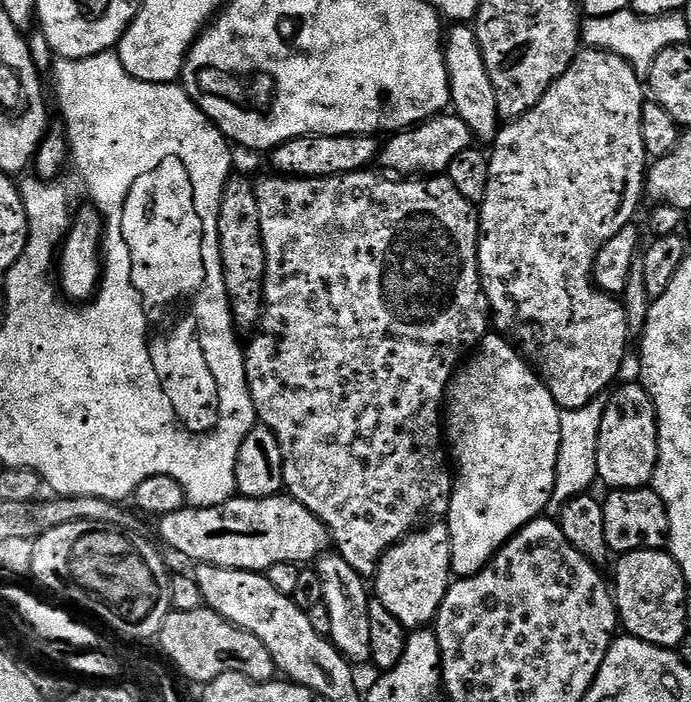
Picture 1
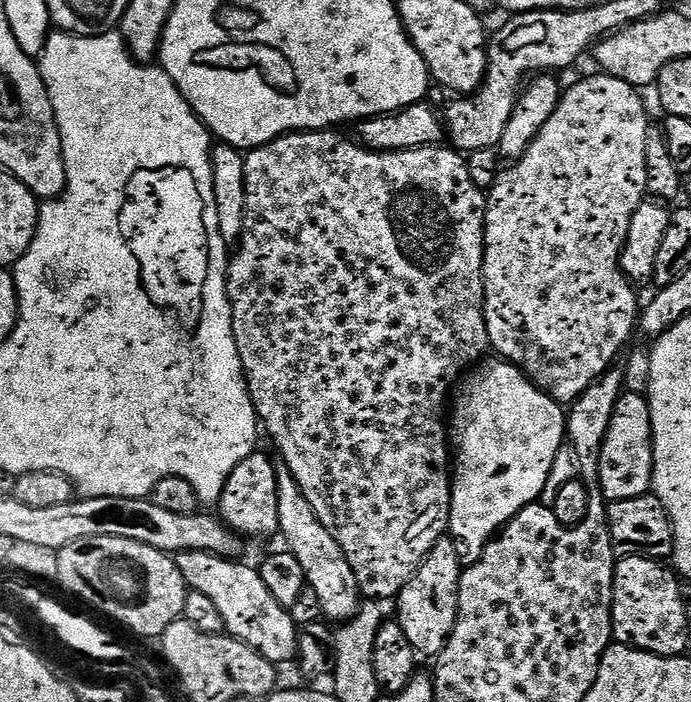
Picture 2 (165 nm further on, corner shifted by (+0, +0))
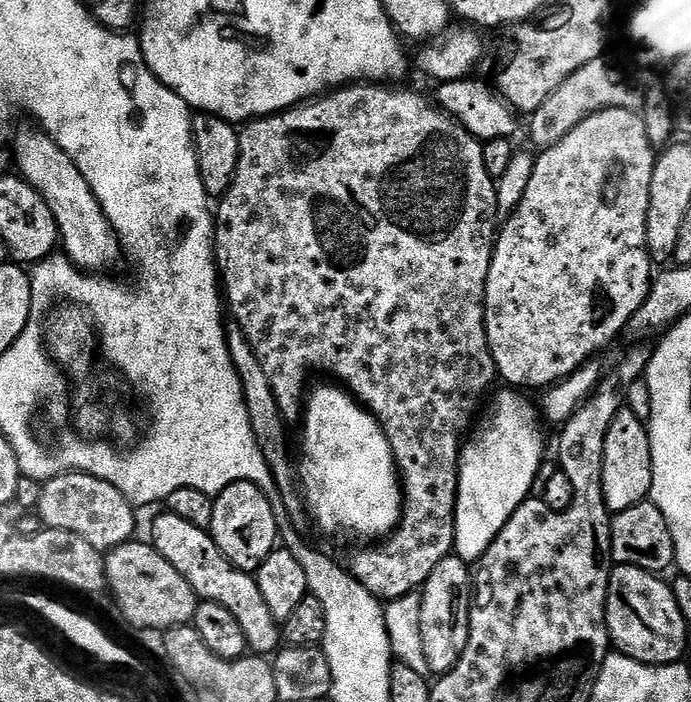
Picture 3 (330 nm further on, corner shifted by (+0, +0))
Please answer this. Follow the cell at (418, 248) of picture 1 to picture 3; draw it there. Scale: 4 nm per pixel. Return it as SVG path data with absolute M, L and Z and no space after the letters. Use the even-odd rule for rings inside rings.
M357 82L357 83L354 83L354 84L350 84L350 85L347 85L347 86L345 86L345 87L343 87L343 88L337 88L337 89L335 89L335 90L333 90L333 91L331 91L331 92L329 92L329 93L327 93L327 94L325 94L325 95L322 95L322 96L318 96L318 97L315 97L315 98L313 98L313 99L310 99L310 100L306 100L306 101L304 101L304 103L302 103L302 104L295 104L295 106L293 106L293 107L292 107L292 108L288 108L288 109L287 109L287 110L286 110L286 111L284 111L284 112L275 112L275 114L274 114L274 115L273 115L273 116L261 116L261 117L259 117L259 118L257 118L257 119L255 119L255 120L250 120L250 121L247 121L247 123L245 123L245 124L244 124L244 125L243 125L243 127L241 127L241 128L240 128L240 129L239 129L239 134L240 134L240 145L239 145L239 146L238 146L238 170L234 170L234 178L233 178L233 179L232 179L232 181L231 181L231 182L230 182L230 186L229 186L229 187L228 187L228 189L227 189L227 190L226 190L226 194L225 194L225 195L224 195L224 196L222 196L222 197L219 197L219 200L218 200L218 207L217 207L217 208L216 208L216 209L215 209L215 212L214 212L214 259L215 259L215 261L216 261L216 267L217 267L217 269L218 269L218 279L219 279L219 281L220 281L220 283L221 283L221 285L222 285L222 296L223 296L223 299L224 299L224 300L225 300L225 301L226 301L226 308L227 308L227 311L228 311L228 312L229 312L229 313L230 313L230 316L231 316L231 312L230 312L230 311L232 311L232 316L233 316L233 318L234 318L234 319L236 319L236 320L233 320L233 321L234 321L234 324L235 324L235 327L238 327L238 328L240 328L240 329L241 329L241 330L242 330L242 334L243 334L243 335L244 335L244 337L245 337L245 338L246 338L246 342L250 342L250 350L254 350L254 354L255 354L255 355L256 355L256 357L257 357L257 358L258 358L258 363L259 363L259 365L261 365L261 366L262 366L262 371L263 371L263 373L264 373L264 374L266 374L266 382L268 382L268 383L269 383L269 384L270 384L270 390L271 390L271 391L272 391L272 394L273 394L273 396L274 396L274 398L275 398L275 399L276 399L276 406L277 406L277 408L278 408L278 410L279 410L279 411L280 411L280 415L281 415L281 416L282 416L282 417L283 417L283 418L284 418L284 420L285 420L285 421L288 421L288 422L291 422L291 420L296 420L296 421L299 421L299 420L300 420L300 419L301 419L301 416L302 416L302 409L303 409L303 408L304 408L304 407L305 407L305 404L306 404L306 393L307 393L307 392L308 392L308 391L309 391L309 388L310 388L310 383L309 383L309 384L308 384L308 375L310 375L310 374L311 374L311 372L312 372L312 371L314 371L314 370L315 370L315 368L317 368L317 370L318 370L318 371L320 371L320 372L329 372L329 374L330 374L330 375L332 375L332 376L333 376L333 377L332 377L332 376L329 376L329 377L331 377L331 379L332 379L332 380L333 380L333 381L336 381L336 382L339 382L339 383L340 383L340 384L341 384L341 385L343 385L343 387L344 387L344 388L345 388L345 389L347 389L347 391L349 391L349 392L351 392L351 393L352 393L352 395L353 395L353 396L355 396L355 397L356 397L356 399L357 399L357 400L359 400L359 401L360 401L360 403L361 403L361 404L363 404L363 405L364 405L364 407L365 407L365 408L367 408L367 409L368 409L368 411L369 411L369 412L371 412L371 413L372 413L372 415L373 415L373 416L375 416L375 417L376 417L376 420L377 420L377 421L378 421L378 423L380 423L380 425L381 425L381 426L382 426L382 430L383 430L383 431L384 431L384 433L385 433L385 434L386 434L386 438L387 438L387 439L388 439L388 441L389 441L389 442L390 442L390 450L391 450L391 451L392 451L392 456L393 456L393 458L395 458L395 459L396 459L396 471L397 471L397 472L399 472L399 474L400 474L400 483L401 483L401 485L402 485L402 491L403 491L403 493L404 493L404 511L403 511L403 512L401 512L401 514L400 514L400 525L399 525L399 526L398 526L398 527L396 527L396 530L395 530L395 532L393 532L393 533L391 533L391 535L389 535L389 536L388 536L388 537L387 537L387 539L385 539L385 540L384 540L384 541L383 541L383 542L380 542L380 543L377 543L377 544L376 544L376 545L375 545L375 546L364 546L364 549L362 549L362 550L361 550L361 552L356 552L356 553L354 553L354 554L353 554L353 556L352 556L352 561L350 561L350 562L349 562L349 561L347 561L347 564L346 564L346 567L347 567L347 569L348 569L348 571L349 571L349 572L351 572L351 573L352 573L352 576L353 576L353 577L354 577L354 578L355 578L355 579L356 579L356 580L357 580L357 582L358 582L358 583L359 583L359 584L361 584L361 585L362 585L362 586L366 586L366 590L370 590L370 594L374 594L374 595L375 595L375 596L376 596L376 599L377 599L377 600L379 600L379 601L381 601L381 602L389 602L389 601L392 601L392 600L396 600L396 599L398 599L398 598L402 598L402 597L403 597L403 596L404 596L404 595L410 595L410 594L412 594L412 593L415 593L415 592L416 592L416 591L417 591L417 590L419 590L419 589L421 589L421 588L423 588L423 586L424 586L424 583L425 583L425 582L426 582L426 578L430 578L430 570L434 570L434 566L438 566L438 562L442 562L442 558L446 558L446 557L447 557L447 556L451 556L451 555L453 555L453 552L454 552L454 549L455 549L455 547L456 547L456 543L455 543L455 542L454 542L454 530L455 530L455 529L456 529L456 495L457 495L457 494L458 494L458 478L459 478L459 477L460 477L460 449L461 449L461 447L462 447L462 445L463 445L463 443L464 443L464 441L465 441L465 439L466 439L466 437L467 437L467 436L468 436L468 435L469 435L469 432L470 432L470 425L471 425L471 424L472 424L472 423L473 423L473 421L475 421L475 420L476 420L476 419L477 419L477 416L478 416L478 413L479 413L479 412L480 412L480 411L481 411L481 408L482 408L482 405L483 405L483 404L484 404L484 403L485 403L485 400L486 400L486 397L487 397L487 396L488 396L488 395L489 395L489 392L488 392L488 387L490 387L490 386L491 386L491 384L492 384L492 383L494 383L494 382L495 382L495 383L497 383L497 380L498 380L498 373L497 373L497 370L496 370L496 363L495 363L495 362L494 362L494 358L493 358L493 357L492 357L492 351L491 351L491 350L490 350L490 346L489 346L489 345L488 345L488 335L487 335L487 334L486 334L486 326L485 326L485 325L484 325L484 295L485 295L485 294L486 294L486 282L487 282L487 281L488 281L488 271L489 271L489 270L490 270L490 262L491 262L491 261L492 261L492 250L493 250L493 247L494 247L494 245L495 245L495 242L496 242L496 237L497 237L497 235L498 235L498 213L497 213L497 211L496 211L496 181L494 181L494 180L492 180L492 179L491 179L491 178L490 178L490 174L486 174L486 164L485 164L485 163L484 163L484 162L482 162L482 150L483 150L483 149L484 149L484 146L483 146L483 143L481 143L481 141L479 141L479 140L476 140L476 139L475 139L475 138L474 138L474 137L472 137L472 135L471 135L471 134L469 134L469 132L468 132L468 131L466 131L466 130L465 130L465 128L464 128L464 127L463 127L463 126L462 126L462 125L461 125L461 124L459 124L459 123L458 123L458 121L456 121L456 120L453 120L453 119L452 119L452 117L451 117L451 116L447 116L447 115L446 115L446 114L445 114L445 112L444 112L444 111L443 111L443 110L441 110L441 109L440 109L440 108L437 108L437 107L436 107L436 105L435 105L435 103L433 103L433 101L432 101L432 100L431 100L431 99L429 99L429 97L428 97L428 100L427 100L427 98L426 98L426 97L424 97L424 96L419 96L419 94L418 94L418 93L416 93L416 92L395 92L395 90L394 90L394 89L392 89L392 88L395 88L395 87L392 87L392 86L389 86L389 85L388 85L388 84L387 84L387 83L384 83L384 82Z

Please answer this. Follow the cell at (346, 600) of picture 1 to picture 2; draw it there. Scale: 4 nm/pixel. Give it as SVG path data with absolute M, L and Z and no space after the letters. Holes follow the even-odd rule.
M283 466L277 467L276 477L278 478L279 535L288 539L287 551L292 552L294 558L298 558L298 566L302 566L307 587L312 588L318 596L323 615L329 621L351 620L360 611L362 597L358 582L354 578L354 570L350 570L350 562L346 562L346 554L342 554L338 542L330 538L330 530L326 530L318 514L314 514L314 506L306 502L306 494L302 494L298 482L294 482L290 470Z

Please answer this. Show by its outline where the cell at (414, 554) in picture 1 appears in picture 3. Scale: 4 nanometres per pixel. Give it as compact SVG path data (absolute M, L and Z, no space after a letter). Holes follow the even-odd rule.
M454 554L442 558L442 562L430 570L430 578L426 578L418 593L421 598L422 647L431 675L439 678L456 665L458 658L462 658L462 650L466 650L470 638L468 610L472 607L474 576L469 561Z

